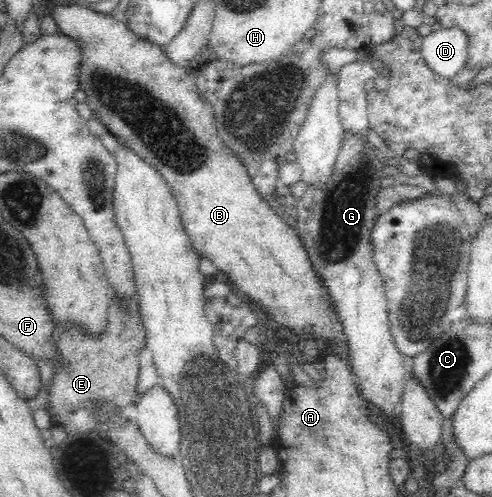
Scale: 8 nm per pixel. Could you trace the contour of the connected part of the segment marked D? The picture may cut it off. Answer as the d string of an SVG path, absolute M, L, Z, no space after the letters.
M458 27L441 28L423 38L421 54L434 73L450 80L466 63L467 36Z

